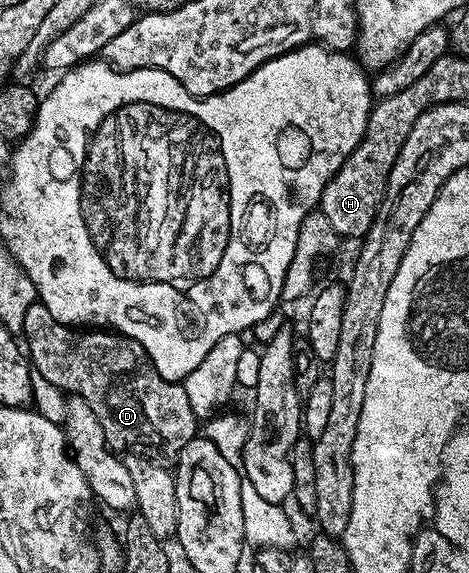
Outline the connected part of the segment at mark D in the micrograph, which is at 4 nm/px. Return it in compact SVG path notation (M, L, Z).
M38 302L27 306L27 318L23 318L23 344L32 367L51 387L62 388L65 394L81 396L87 406L95 410L95 418L99 418L110 448L122 450L132 444L142 444L153 454L173 452L173 448L182 451L183 446L198 435L199 421L191 410L191 402L187 402L184 383L163 379L149 363L145 347L130 336L112 330L82 330L64 324L51 318L51 310Z

